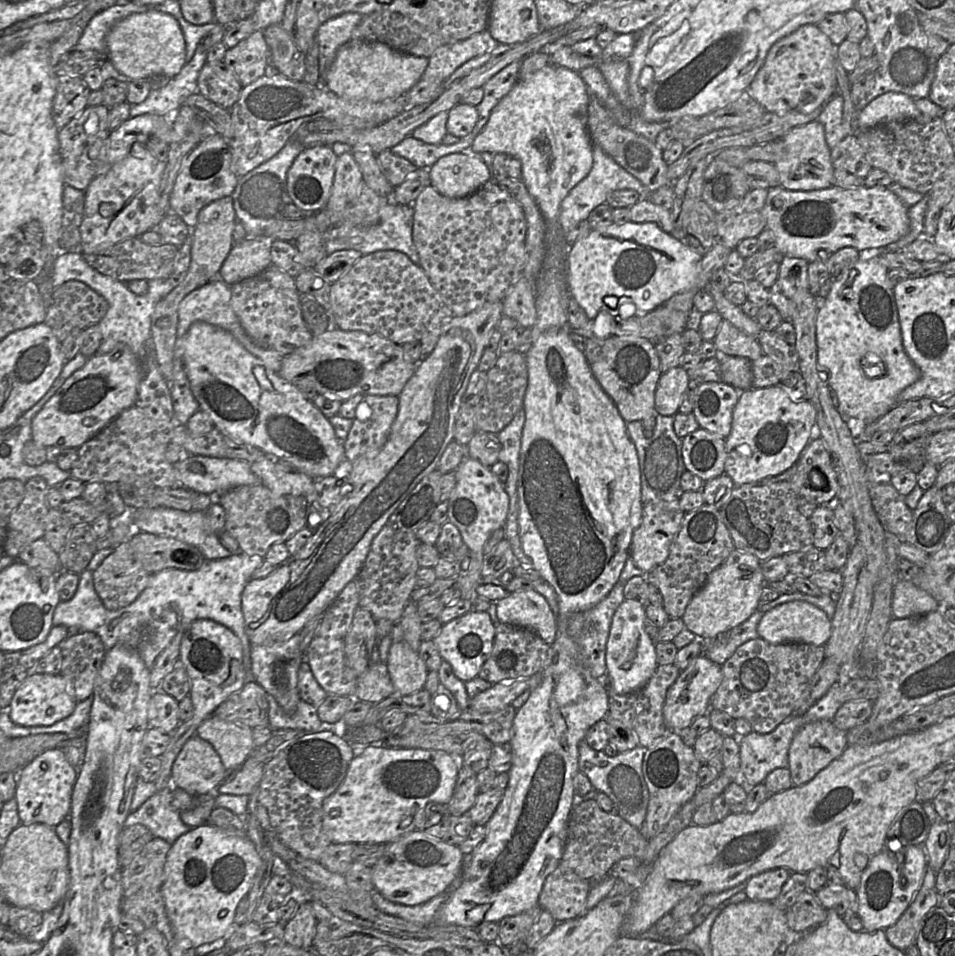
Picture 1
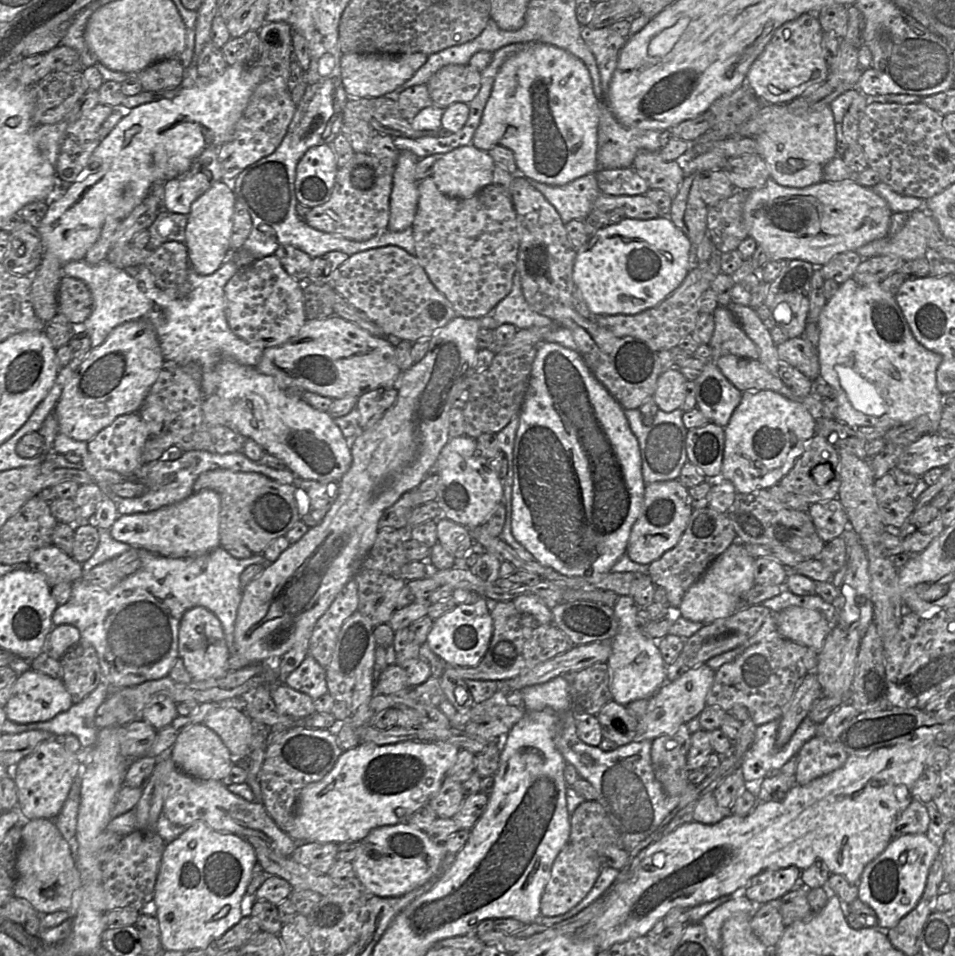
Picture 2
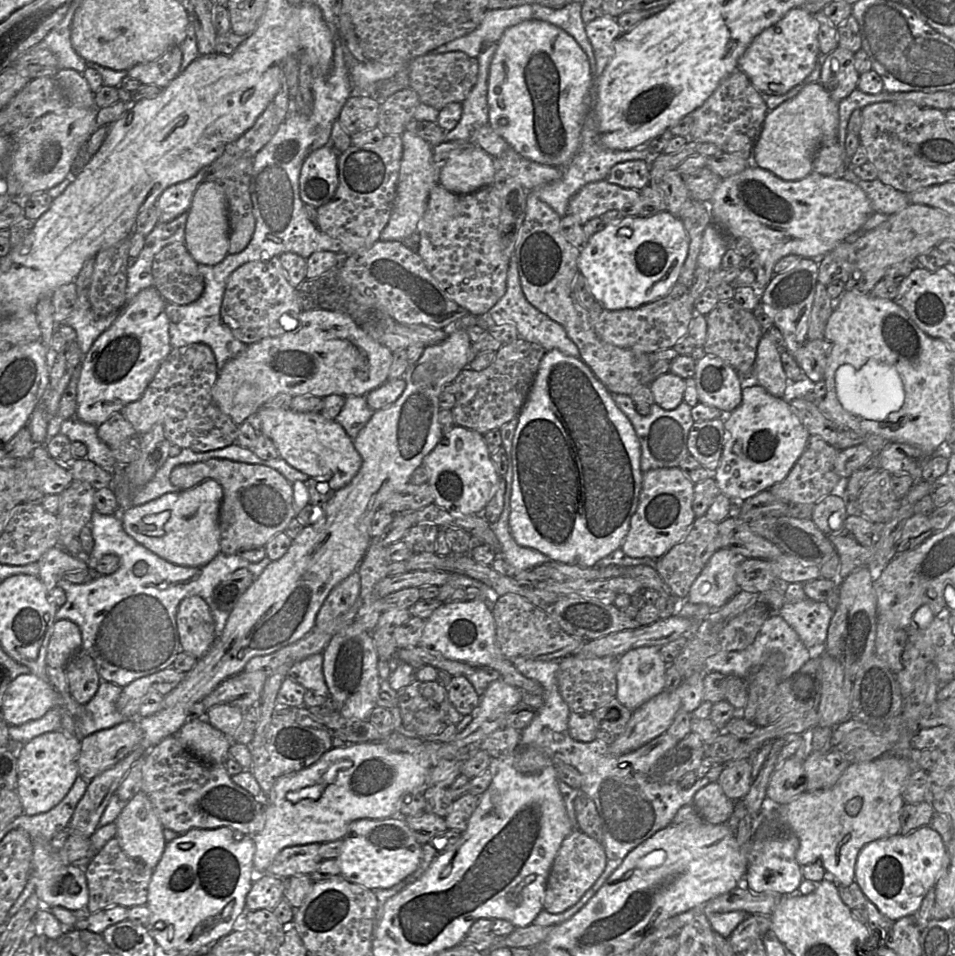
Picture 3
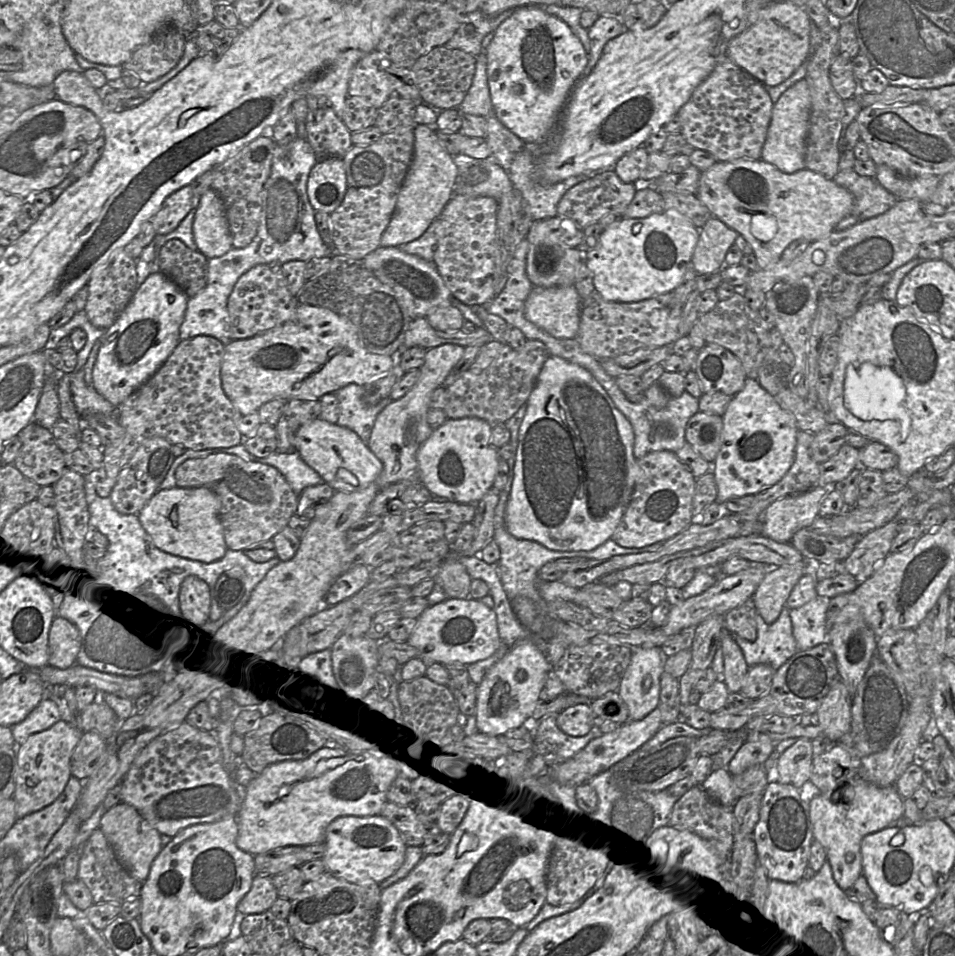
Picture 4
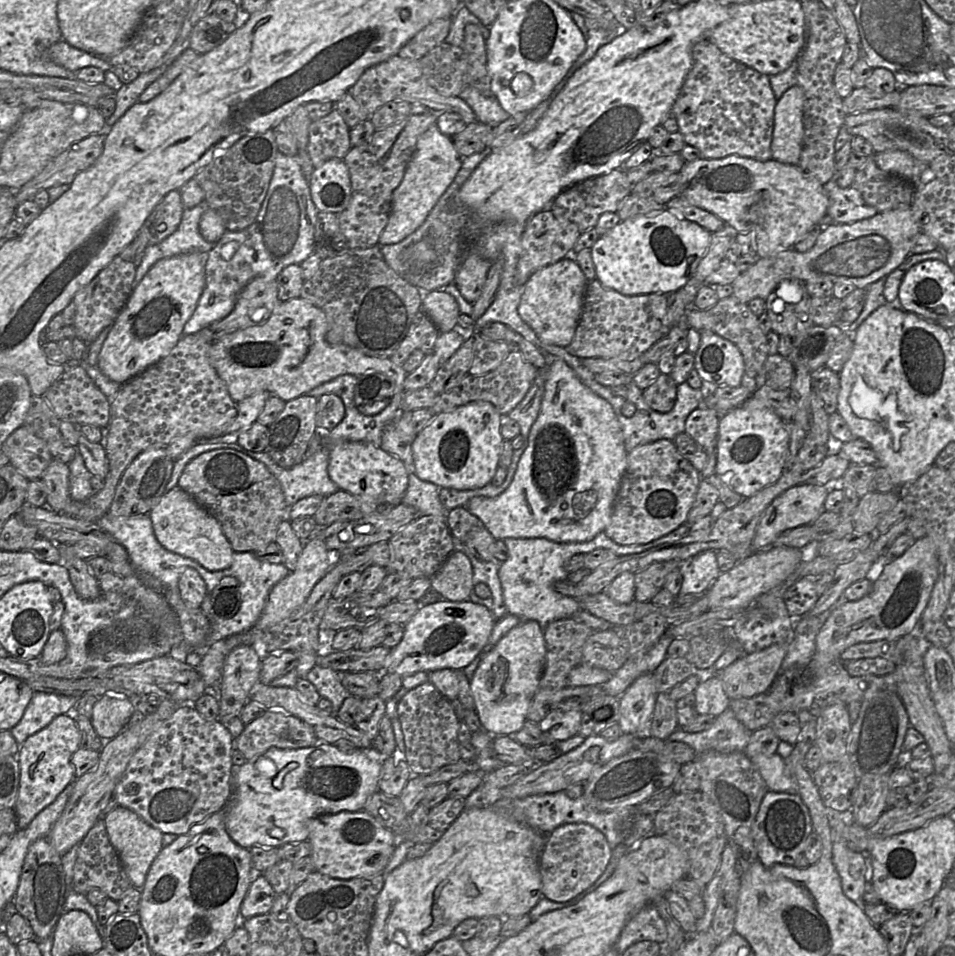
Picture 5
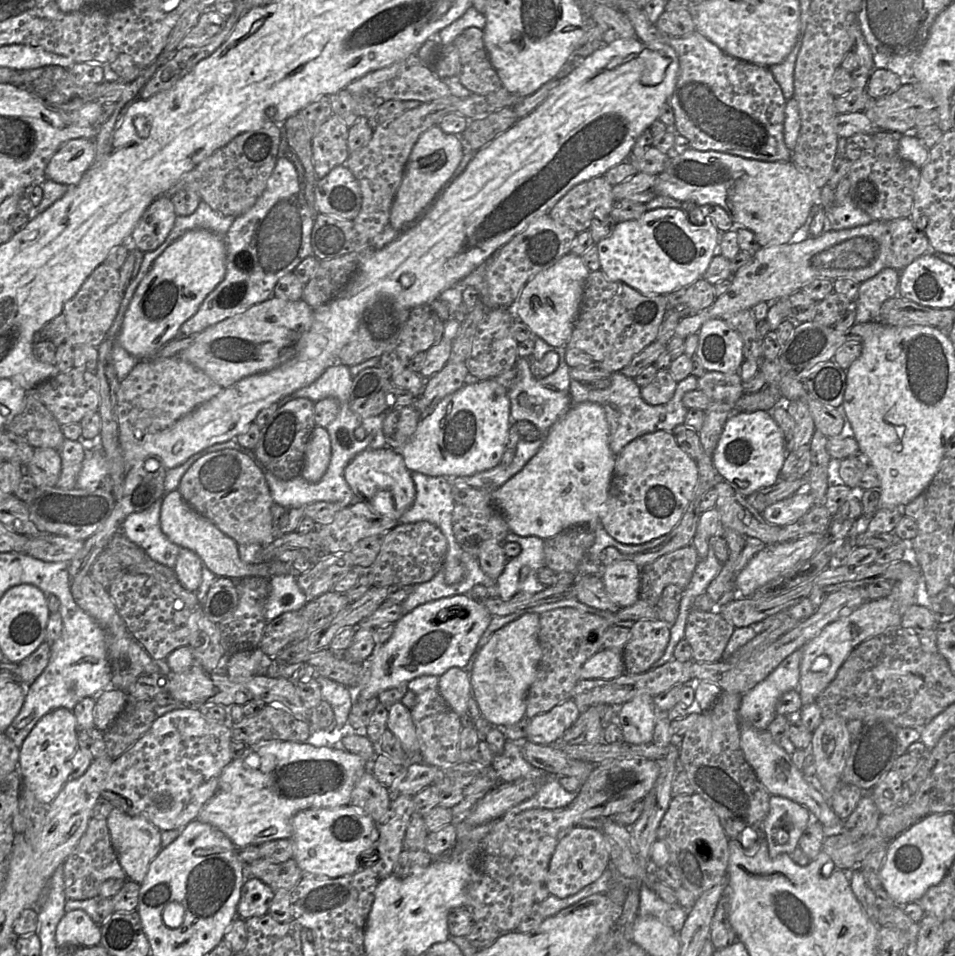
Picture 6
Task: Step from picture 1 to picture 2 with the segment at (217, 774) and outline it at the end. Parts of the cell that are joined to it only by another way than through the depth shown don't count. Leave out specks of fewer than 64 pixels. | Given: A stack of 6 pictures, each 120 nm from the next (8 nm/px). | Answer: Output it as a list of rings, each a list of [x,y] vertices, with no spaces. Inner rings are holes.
[[[203,723],[184,728],[172,747],[178,769],[201,780],[221,781],[230,773],[233,759],[219,735]]]

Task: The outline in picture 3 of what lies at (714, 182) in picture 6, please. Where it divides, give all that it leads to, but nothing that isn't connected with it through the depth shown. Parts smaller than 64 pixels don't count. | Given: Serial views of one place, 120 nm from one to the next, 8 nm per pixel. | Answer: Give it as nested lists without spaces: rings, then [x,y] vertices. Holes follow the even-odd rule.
[[[750,164],[746,169],[744,169],[742,172],[738,174],[722,179],[717,189],[715,190],[711,200],[709,201],[709,203],[707,203],[707,205],[711,212],[712,221],[714,220],[714,222],[717,225],[720,225],[731,238],[733,238],[734,240],[747,239],[751,243],[758,259],[758,267],[755,271],[756,281],[752,285],[752,287],[754,288],[756,293],[758,293],[760,301],[762,293],[770,283],[772,277],[774,276],[773,271],[774,266],[781,258],[790,254],[797,255],[800,258],[810,258],[810,259],[822,258],[824,255],[833,251],[841,242],[845,241],[849,236],[859,235],[858,232],[861,230],[862,226],[874,213],[871,206],[871,202],[867,197],[866,193],[858,185],[850,181],[844,180],[843,178],[832,178],[811,172],[808,176],[806,176],[801,180],[784,181],[779,177],[777,177],[776,175],[774,175],[773,173],[761,169],[754,164]]]

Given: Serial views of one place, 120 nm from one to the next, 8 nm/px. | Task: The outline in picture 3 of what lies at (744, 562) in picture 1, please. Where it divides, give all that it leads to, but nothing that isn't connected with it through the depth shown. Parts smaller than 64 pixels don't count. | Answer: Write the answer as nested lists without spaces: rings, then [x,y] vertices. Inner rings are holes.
[[[727,548],[718,549],[690,587],[686,597],[693,604],[706,604],[712,610],[726,604],[739,590],[735,574],[741,558]]]

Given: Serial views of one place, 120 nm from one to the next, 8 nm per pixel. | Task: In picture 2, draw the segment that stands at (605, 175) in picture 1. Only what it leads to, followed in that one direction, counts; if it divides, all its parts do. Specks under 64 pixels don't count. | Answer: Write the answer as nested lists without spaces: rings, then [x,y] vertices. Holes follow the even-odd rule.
[[[596,172],[559,186],[529,181],[556,209],[565,225],[571,220],[584,221],[594,210],[594,201],[600,193]]]

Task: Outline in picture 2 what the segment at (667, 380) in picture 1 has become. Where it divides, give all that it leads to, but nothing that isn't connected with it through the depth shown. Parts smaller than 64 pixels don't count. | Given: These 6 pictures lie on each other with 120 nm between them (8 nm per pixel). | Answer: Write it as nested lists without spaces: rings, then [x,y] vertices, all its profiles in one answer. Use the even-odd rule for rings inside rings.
[[[677,367],[660,374],[653,394],[660,410],[670,413],[681,408],[686,397],[686,382],[687,379]]]

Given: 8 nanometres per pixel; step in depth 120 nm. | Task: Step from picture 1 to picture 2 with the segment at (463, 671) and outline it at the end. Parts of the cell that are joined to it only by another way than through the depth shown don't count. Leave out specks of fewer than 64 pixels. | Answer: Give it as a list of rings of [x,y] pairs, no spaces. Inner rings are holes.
[[[486,598],[473,604],[458,604],[451,611],[435,619],[426,643],[447,666],[475,667],[485,656],[493,636],[493,620]]]

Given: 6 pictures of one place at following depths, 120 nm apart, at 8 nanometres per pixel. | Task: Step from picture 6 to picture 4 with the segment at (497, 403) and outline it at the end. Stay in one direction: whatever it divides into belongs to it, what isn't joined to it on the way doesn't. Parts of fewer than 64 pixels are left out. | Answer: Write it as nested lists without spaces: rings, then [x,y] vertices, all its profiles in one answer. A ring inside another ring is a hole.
[[[477,417],[448,418],[433,430],[416,455],[421,482],[432,496],[477,504],[493,487],[500,457],[491,443],[491,431],[489,423]]]

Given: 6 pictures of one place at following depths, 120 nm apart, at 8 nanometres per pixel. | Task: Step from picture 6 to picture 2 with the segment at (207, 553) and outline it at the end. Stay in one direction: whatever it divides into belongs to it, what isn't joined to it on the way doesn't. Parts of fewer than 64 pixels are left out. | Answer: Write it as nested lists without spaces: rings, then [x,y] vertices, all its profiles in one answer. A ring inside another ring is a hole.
[[[211,489],[194,492],[186,499],[148,513],[119,515],[109,532],[120,542],[171,558],[199,556],[220,546],[220,495]]]

